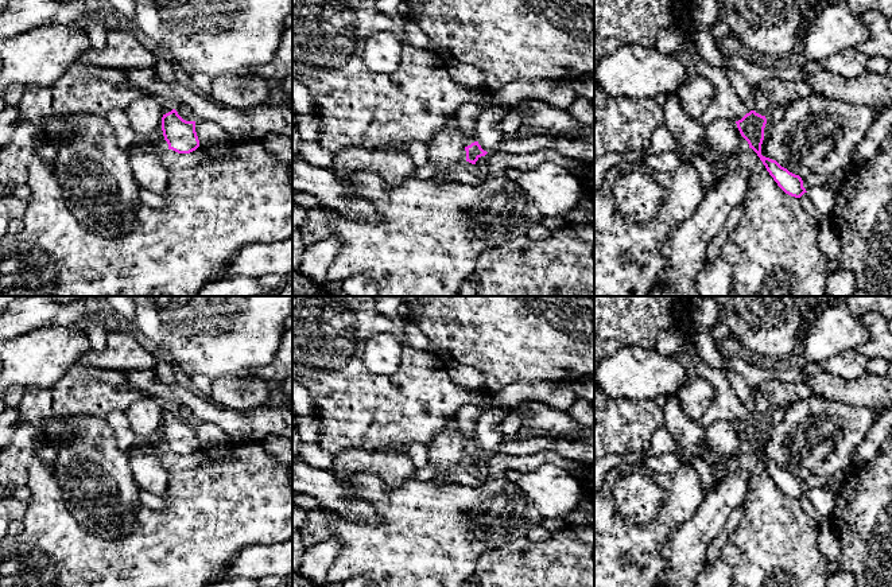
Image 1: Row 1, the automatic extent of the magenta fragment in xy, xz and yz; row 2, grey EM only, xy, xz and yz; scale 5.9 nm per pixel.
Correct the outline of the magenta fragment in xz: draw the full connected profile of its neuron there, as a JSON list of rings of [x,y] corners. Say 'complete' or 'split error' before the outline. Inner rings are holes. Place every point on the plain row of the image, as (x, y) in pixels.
split error | [[[469,404],[462,407],[455,416],[466,452],[466,463],[472,466],[476,466],[481,458],[488,455],[481,450],[476,439],[476,427],[480,423],[482,413],[484,411],[480,407]]]

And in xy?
split error | [[[167,404],[163,405],[162,432],[168,451],[190,455],[199,448],[195,423],[183,421],[175,409]]]

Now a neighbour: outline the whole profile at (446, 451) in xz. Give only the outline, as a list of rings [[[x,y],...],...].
[[[453,417],[428,444],[428,466],[434,469],[433,481],[437,485],[454,482],[453,470],[465,463],[466,452],[462,436],[458,429],[457,417]]]

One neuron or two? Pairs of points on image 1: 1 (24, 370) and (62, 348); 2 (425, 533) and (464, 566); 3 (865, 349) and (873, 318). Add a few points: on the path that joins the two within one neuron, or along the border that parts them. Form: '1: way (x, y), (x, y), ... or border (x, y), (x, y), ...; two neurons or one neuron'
1: way (34, 361), (53, 350); one neuron
2: way (434, 543), (454, 559); one neuron
3: way (873, 341), (873, 326); one neuron

